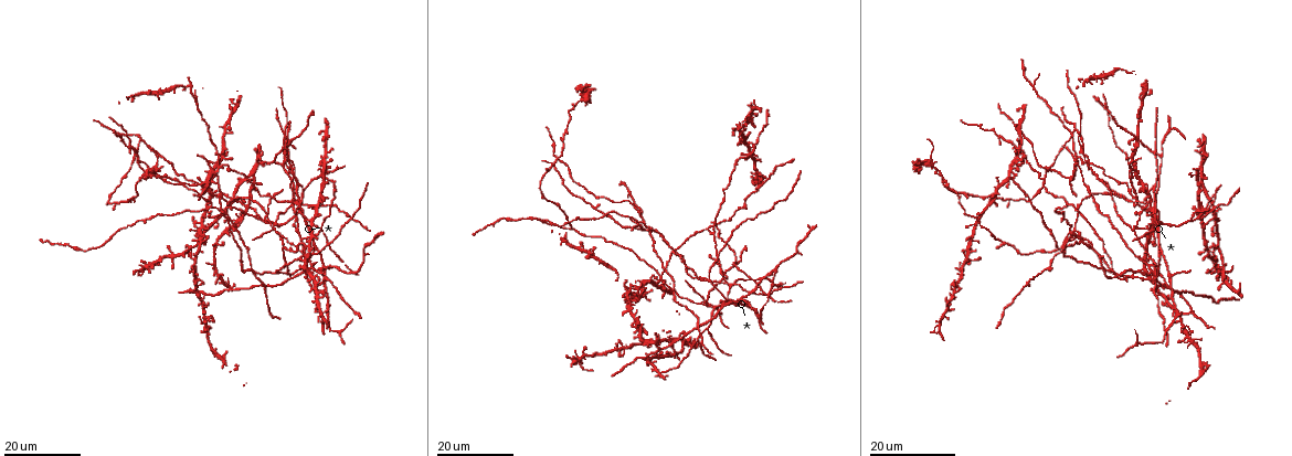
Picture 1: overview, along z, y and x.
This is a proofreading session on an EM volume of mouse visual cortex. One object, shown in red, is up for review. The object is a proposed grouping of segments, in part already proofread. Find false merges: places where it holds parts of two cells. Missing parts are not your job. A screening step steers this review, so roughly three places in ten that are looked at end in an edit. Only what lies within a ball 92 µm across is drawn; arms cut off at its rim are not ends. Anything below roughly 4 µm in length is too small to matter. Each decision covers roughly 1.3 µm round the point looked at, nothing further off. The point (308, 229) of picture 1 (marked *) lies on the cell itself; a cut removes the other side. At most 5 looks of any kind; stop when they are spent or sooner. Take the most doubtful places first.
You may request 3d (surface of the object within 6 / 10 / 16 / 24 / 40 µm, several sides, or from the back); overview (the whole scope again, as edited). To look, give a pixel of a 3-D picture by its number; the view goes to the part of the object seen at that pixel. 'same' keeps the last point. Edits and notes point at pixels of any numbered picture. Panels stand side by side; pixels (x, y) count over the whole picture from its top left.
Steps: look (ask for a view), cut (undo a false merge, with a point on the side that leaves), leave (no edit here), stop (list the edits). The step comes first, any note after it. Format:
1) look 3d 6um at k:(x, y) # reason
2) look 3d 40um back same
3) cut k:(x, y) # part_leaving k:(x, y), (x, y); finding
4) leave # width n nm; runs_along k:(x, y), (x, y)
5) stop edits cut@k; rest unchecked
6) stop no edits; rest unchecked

look 3d 24um at 1:(706, 329)

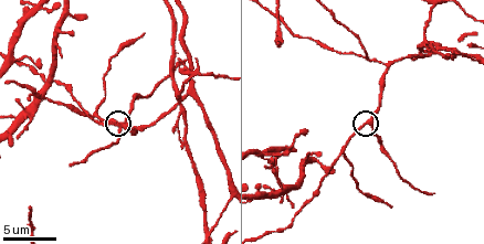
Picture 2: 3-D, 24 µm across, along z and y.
look 3d 6um at 2:(366, 120) # closer look

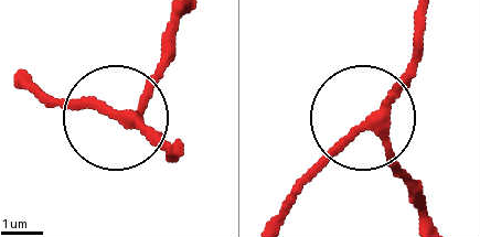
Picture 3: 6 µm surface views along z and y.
leave # side_arm 13 um; continuous, no second cell

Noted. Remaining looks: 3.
look 3d 24um at 1:(1076, 126) # arms part here

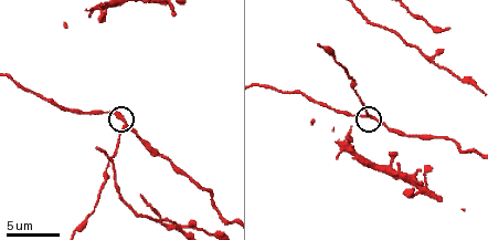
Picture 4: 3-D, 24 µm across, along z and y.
look 3d 10um at 4:(371, 118)

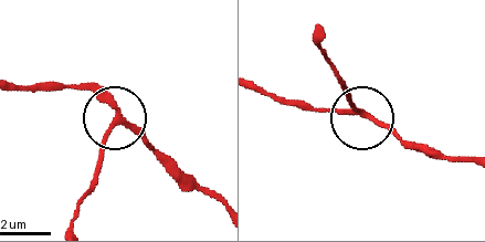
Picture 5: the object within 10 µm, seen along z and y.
leave # arms 3; one cell here

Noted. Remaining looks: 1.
stop no edits; rest unchecked

